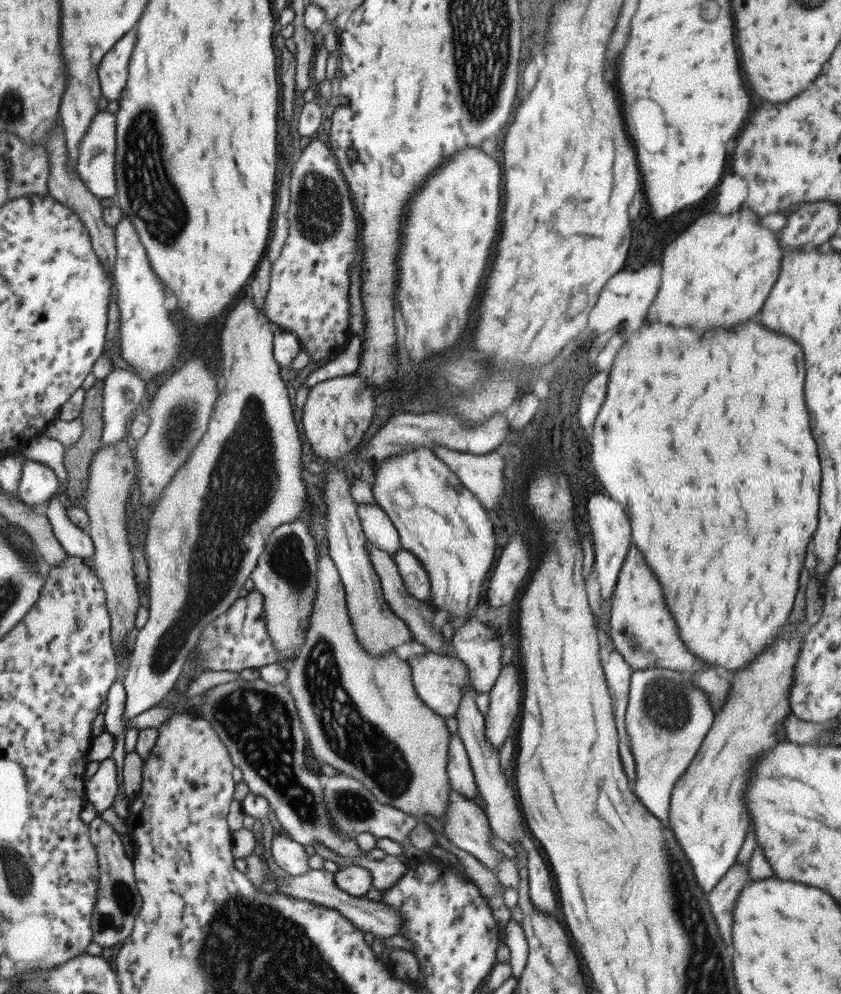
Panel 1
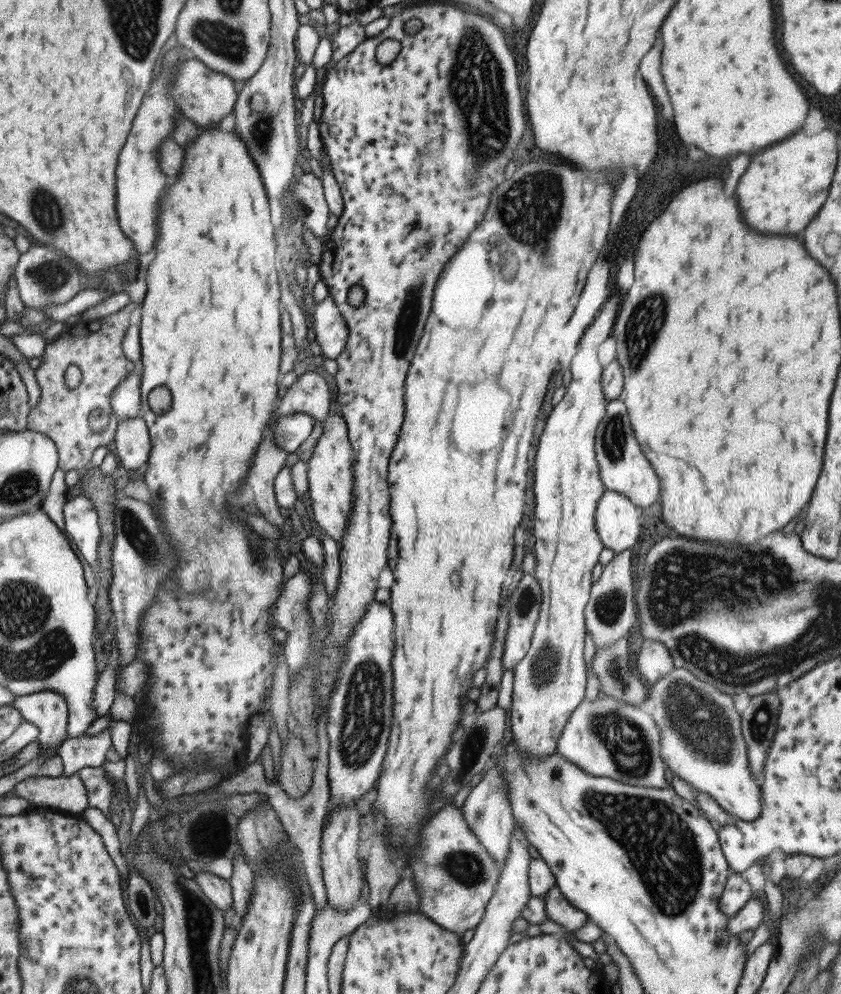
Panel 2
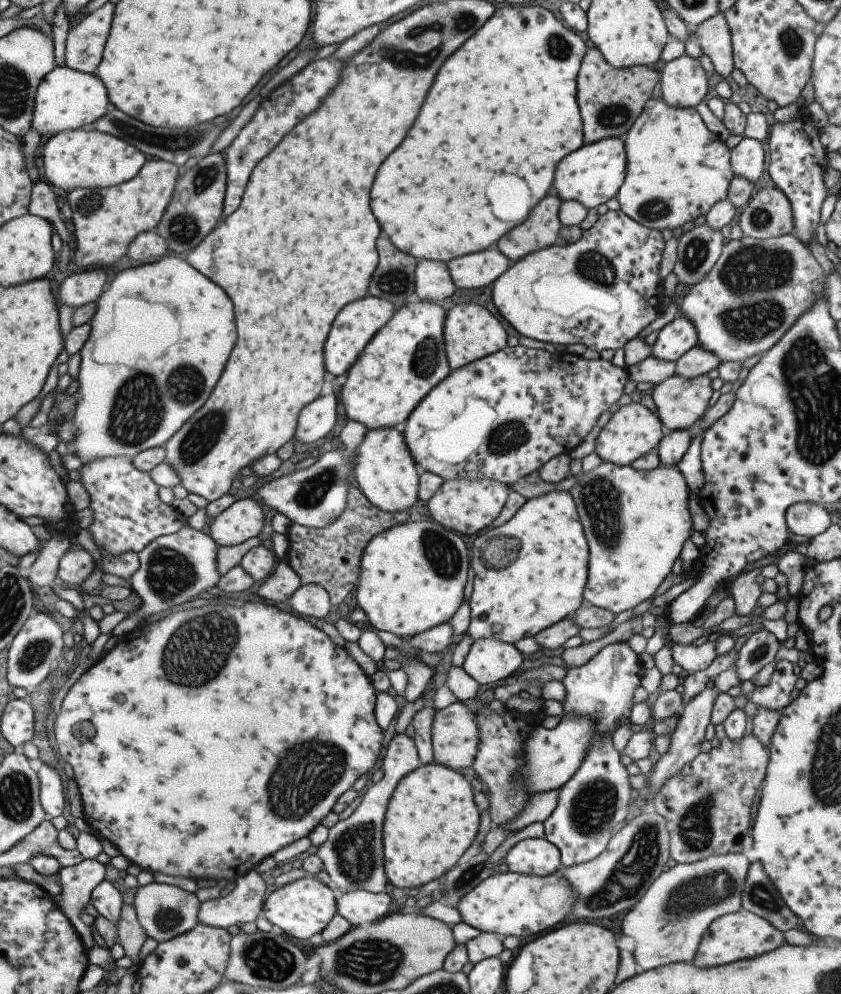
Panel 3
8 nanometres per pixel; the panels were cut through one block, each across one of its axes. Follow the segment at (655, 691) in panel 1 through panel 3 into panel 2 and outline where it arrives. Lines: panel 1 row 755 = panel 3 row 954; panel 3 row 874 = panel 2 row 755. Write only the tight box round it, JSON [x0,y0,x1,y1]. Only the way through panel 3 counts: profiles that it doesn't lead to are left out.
[647,669,760,821]

